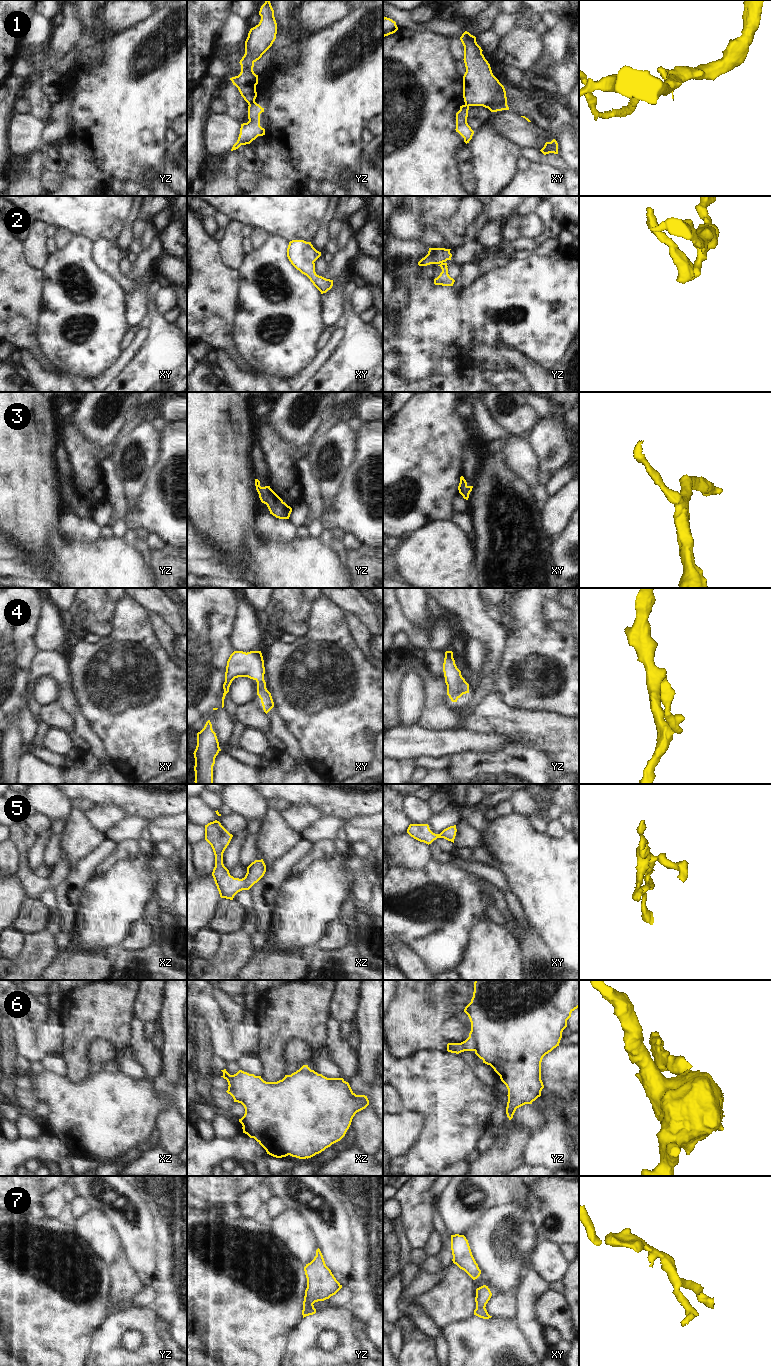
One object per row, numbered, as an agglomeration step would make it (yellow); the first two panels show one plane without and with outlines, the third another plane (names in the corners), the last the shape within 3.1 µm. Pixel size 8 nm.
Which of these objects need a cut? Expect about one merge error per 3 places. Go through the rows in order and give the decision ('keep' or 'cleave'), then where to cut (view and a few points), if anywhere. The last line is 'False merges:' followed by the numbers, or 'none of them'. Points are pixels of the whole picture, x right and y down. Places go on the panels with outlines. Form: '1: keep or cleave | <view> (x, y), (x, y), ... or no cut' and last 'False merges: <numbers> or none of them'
1: cleave | yz (254, 101), (248, 104)
2: keep | no cut
3: keep | no cut
4: keep | no cut
5: keep | no cut
6: cleave | yz (469, 1036), (476, 1042), (475, 1050)
7: keep | no cut
False merges: 1, 6

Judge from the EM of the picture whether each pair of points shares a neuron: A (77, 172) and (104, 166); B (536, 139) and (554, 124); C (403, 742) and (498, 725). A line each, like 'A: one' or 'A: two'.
A: one
B: two
C: two

